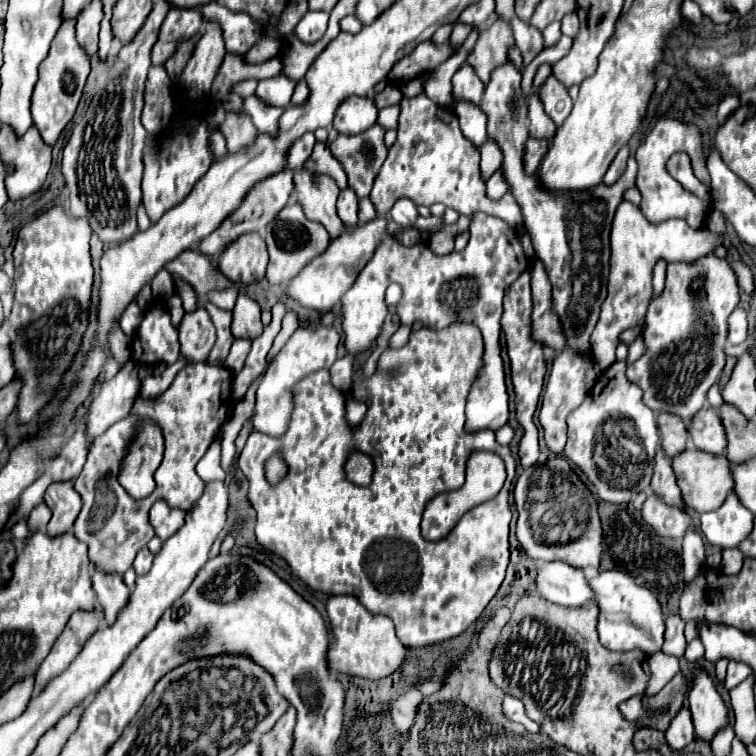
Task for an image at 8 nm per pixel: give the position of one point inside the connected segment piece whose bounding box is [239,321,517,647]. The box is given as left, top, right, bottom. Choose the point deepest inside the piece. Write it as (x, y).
(336, 537)

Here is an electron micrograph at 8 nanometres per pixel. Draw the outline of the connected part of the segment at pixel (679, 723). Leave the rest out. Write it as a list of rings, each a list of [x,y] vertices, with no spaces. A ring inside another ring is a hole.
[[[683,707],[675,719],[671,721],[669,729],[665,731],[665,739],[667,739],[667,745],[673,749],[673,751],[681,751],[683,747],[687,747],[695,737],[693,737],[693,725],[691,725],[691,713],[689,713],[689,707]]]

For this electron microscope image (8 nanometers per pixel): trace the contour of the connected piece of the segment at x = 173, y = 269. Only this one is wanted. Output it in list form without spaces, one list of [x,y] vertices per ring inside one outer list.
[[[191,249],[183,251],[177,261],[169,261],[165,265],[165,269],[173,275],[173,277],[181,277],[185,279],[199,297],[203,297],[207,291],[211,289],[223,289],[227,285],[231,285],[231,281],[225,281],[225,277],[219,275],[219,271],[215,271],[209,263],[209,259],[201,253],[195,253]]]

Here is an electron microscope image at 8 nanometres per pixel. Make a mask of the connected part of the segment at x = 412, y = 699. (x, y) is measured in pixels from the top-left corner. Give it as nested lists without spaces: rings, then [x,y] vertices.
[[[405,691],[399,697],[395,697],[389,705],[389,713],[391,713],[391,721],[393,725],[397,725],[399,731],[409,733],[411,725],[413,725],[413,717],[415,717],[415,709],[419,705],[419,701],[423,699],[423,695],[419,691]]]

